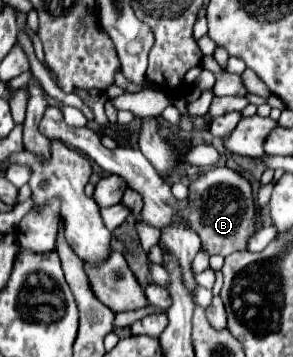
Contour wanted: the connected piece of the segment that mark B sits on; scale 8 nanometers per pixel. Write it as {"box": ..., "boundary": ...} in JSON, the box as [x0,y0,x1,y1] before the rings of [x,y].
{"box":[40,106,256,256],"boundary":[[[48,106],[44,112],[44,118],[40,122],[40,132],[50,140],[60,140],[68,144],[70,148],[82,150],[90,160],[94,160],[102,170],[108,174],[116,174],[128,182],[130,188],[142,194],[144,208],[140,212],[140,218],[144,224],[166,228],[174,224],[176,220],[184,220],[190,230],[194,230],[202,240],[202,250],[220,256],[230,256],[234,252],[246,250],[248,238],[256,232],[256,204],[252,196],[252,184],[248,178],[244,178],[238,170],[232,170],[228,166],[212,166],[204,174],[198,176],[190,184],[188,200],[176,200],[169,186],[158,172],[152,168],[152,164],[140,154],[138,148],[120,146],[116,150],[108,150],[100,144],[100,136],[90,128],[74,128],[64,122],[62,110]]]}

